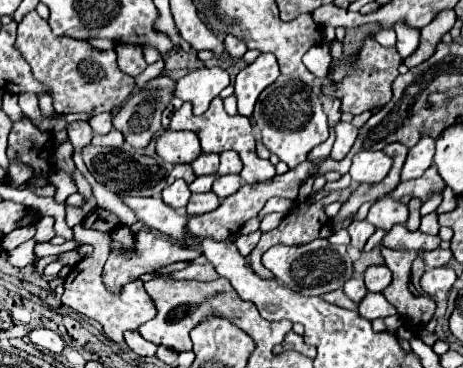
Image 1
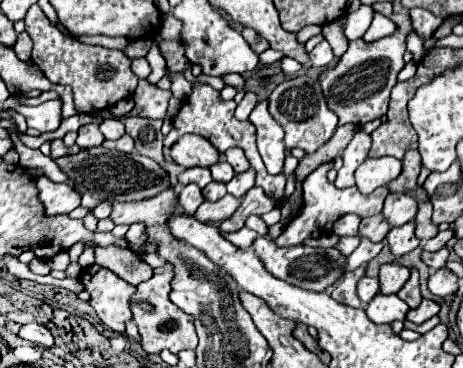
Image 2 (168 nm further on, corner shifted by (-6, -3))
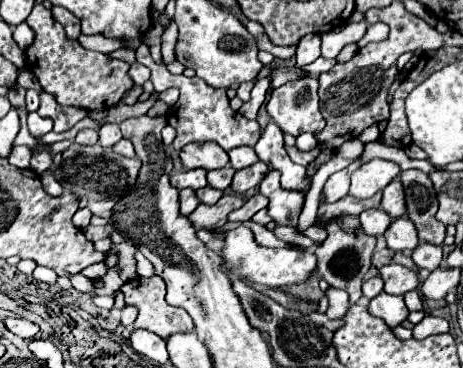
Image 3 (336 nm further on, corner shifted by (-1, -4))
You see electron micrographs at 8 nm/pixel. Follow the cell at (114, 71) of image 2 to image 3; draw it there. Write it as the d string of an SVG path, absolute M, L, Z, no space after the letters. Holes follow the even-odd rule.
M35 4L25 20L35 30L35 42L25 50L27 68L37 76L41 88L55 96L61 106L77 106L85 110L107 110L115 106L123 94L133 86L129 78L129 64L113 60L107 54L85 50L77 40L67 38L63 26L51 16L43 4Z

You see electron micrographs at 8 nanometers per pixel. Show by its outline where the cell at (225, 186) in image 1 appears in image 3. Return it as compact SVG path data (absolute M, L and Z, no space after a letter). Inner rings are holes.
M259 160L259 162L255 162L253 166L235 172L231 190L237 192L237 194L243 194L243 192L247 192L249 188L255 188L255 186L263 180L263 176L265 176L267 172L269 172L269 166Z

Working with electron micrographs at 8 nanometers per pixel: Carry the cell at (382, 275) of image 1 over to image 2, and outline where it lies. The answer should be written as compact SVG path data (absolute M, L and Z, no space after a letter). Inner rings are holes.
M388 263L380 267L380 293L398 293L410 277L410 269L400 263Z

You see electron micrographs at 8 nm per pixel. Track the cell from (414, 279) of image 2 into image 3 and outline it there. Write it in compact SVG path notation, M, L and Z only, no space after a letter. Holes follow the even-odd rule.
M415 290L404 294L404 301L410 312L423 309L422 300Z

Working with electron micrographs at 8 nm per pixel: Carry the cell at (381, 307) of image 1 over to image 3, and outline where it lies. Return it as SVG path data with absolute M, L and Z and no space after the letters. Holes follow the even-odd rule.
M381 292L379 296L375 296L369 304L369 314L377 316L381 320L387 322L387 326L397 326L403 320L407 320L409 310L403 302L403 296L391 296L387 292Z

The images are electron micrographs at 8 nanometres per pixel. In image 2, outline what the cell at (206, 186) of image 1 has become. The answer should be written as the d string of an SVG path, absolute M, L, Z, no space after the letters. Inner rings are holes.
M212 181L212 183L208 183L208 187L202 189L202 195L208 201L218 201L220 197L226 195L226 185L224 183L218 183L218 181Z

